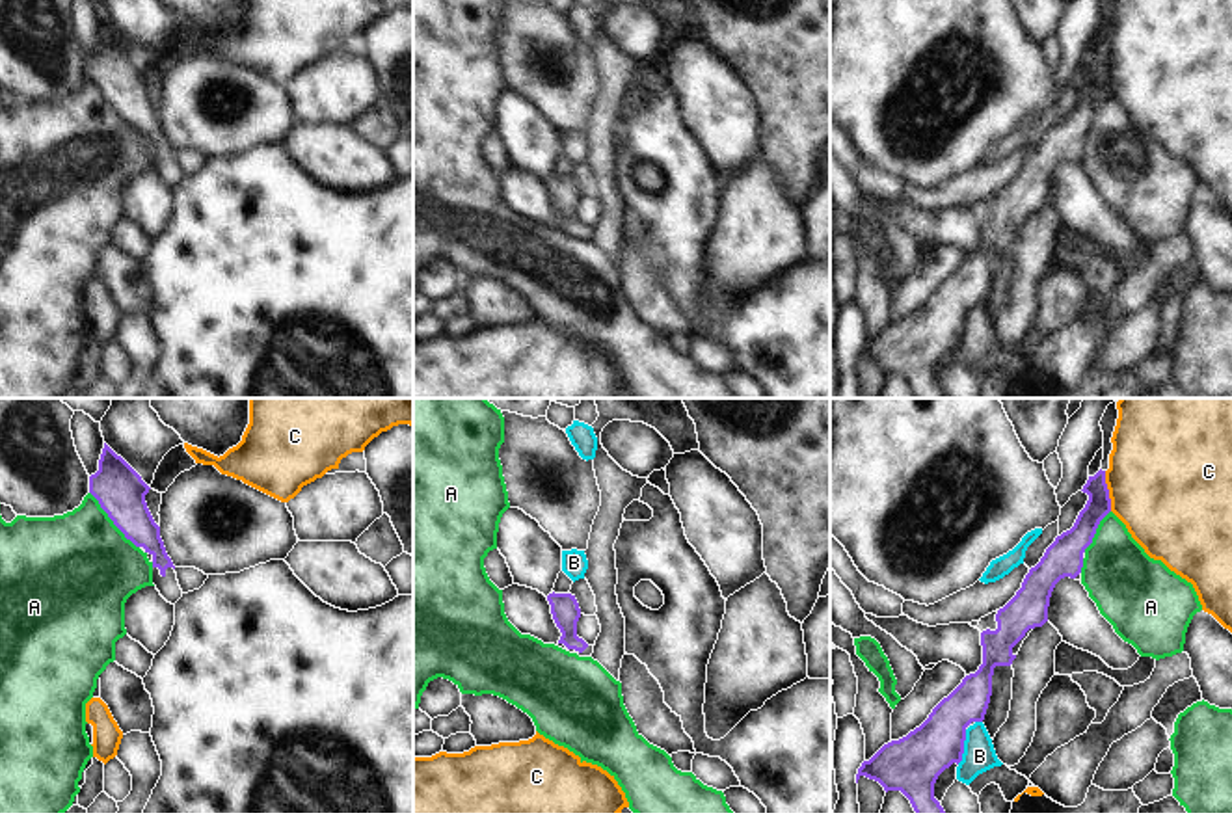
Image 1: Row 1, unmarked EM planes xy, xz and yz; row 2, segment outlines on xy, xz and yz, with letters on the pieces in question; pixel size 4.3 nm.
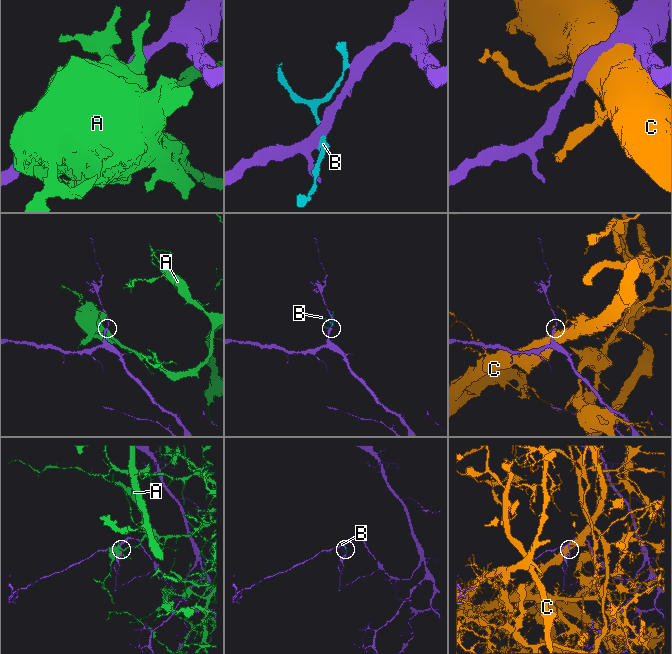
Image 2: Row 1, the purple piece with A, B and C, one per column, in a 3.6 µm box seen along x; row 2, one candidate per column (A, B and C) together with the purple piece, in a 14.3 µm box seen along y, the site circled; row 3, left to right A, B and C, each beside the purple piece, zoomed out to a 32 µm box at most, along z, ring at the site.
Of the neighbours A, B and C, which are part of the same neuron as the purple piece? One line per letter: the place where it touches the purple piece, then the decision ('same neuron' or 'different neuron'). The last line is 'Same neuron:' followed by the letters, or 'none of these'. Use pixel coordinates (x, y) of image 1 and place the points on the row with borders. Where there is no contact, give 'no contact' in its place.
A: xy (112, 519) | different neuron
B: yz (963, 746) | different neuron
C: yz (1108, 492) | different neuron
Same neuron: none of these

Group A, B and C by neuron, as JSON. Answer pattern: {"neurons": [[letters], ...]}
{"neurons": [["A"], ["B"], ["C"]]}

